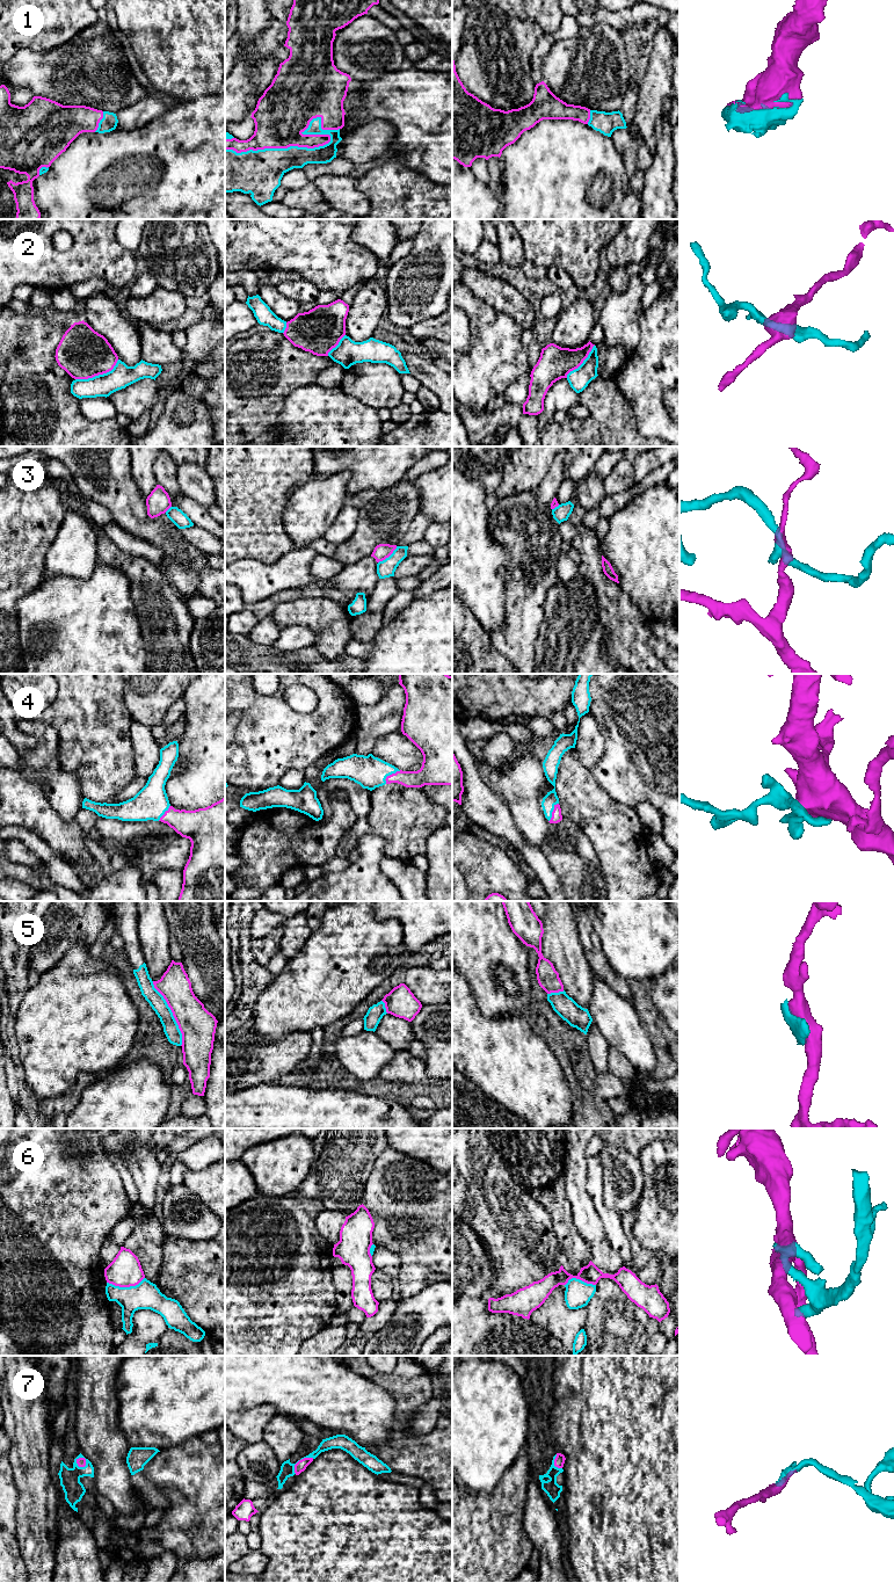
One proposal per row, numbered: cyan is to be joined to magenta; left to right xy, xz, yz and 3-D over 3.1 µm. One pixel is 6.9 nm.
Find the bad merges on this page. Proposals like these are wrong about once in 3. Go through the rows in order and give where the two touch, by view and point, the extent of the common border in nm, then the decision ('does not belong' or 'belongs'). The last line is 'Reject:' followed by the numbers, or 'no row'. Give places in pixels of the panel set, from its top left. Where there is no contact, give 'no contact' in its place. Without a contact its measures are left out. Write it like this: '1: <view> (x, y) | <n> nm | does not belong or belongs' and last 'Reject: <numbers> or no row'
1: xz (317, 146) | 800 nm | belongs
2: xy (97, 375) | 340 nm | does not belong
3: xz (387, 557) | 180 nm | does not belong
4: xz (390, 775) | 140 nm | belongs
5: xy (173, 1014) | 500 nm | does not belong
6: xy (125, 1286) | 260 nm | does not belong
7: xz (302, 1459) | 170 nm | belongs
Reject: 2, 3, 5, 6

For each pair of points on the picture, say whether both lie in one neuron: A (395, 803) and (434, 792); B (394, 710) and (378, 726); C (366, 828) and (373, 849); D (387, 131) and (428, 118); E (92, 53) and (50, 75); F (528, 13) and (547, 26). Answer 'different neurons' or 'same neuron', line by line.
A: different neurons
B: same neuron
C: different neurons
D: different neurons
E: same neuron
F: same neuron

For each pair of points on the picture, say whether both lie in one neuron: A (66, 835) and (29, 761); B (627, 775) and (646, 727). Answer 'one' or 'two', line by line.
A: one
B: one

